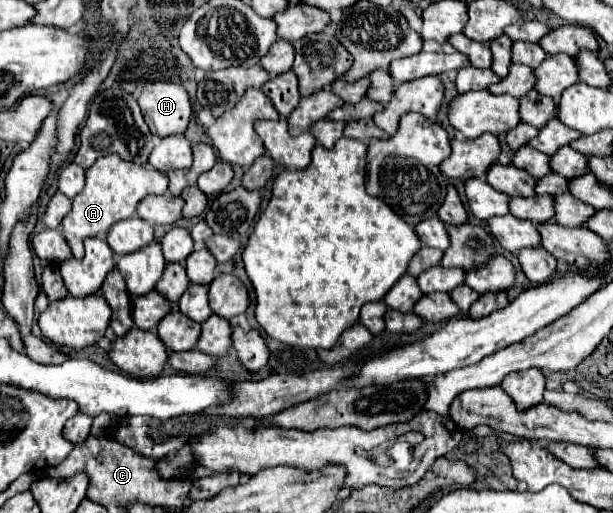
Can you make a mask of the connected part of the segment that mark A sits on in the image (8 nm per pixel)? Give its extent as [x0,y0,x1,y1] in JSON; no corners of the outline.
[61,154,169,260]

